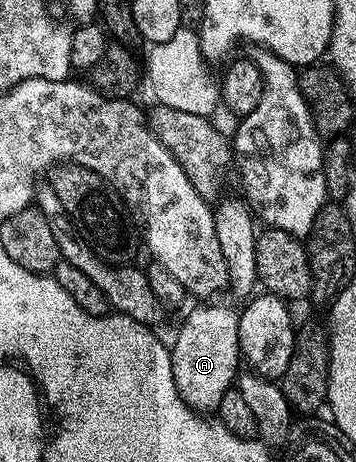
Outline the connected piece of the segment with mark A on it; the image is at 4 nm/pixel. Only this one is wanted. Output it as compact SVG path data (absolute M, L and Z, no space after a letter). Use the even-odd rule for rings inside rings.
M196 304L196 307L184 318L176 339L170 342L172 356L172 371L174 372L174 384L177 392L182 396L184 403L203 416L211 415L219 411L222 404L222 396L226 396L228 390L233 389L238 378L238 371L242 366L242 355L238 344L238 320L239 313L228 306L208 306L212 304Z

